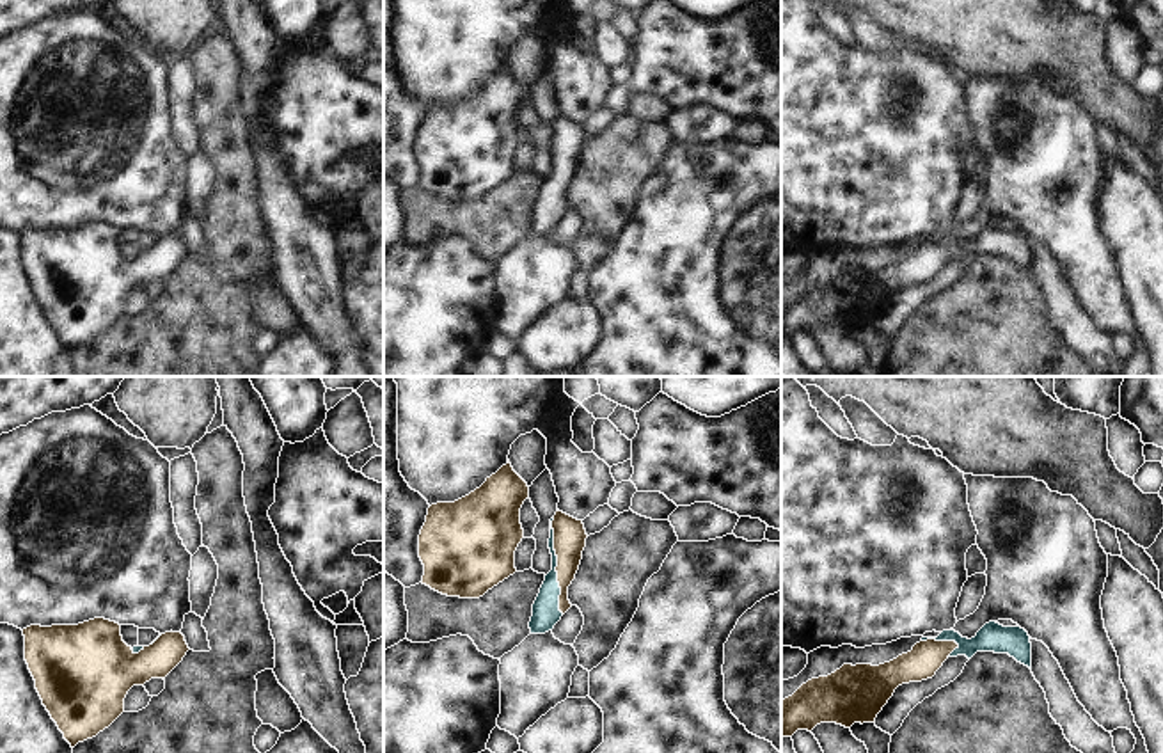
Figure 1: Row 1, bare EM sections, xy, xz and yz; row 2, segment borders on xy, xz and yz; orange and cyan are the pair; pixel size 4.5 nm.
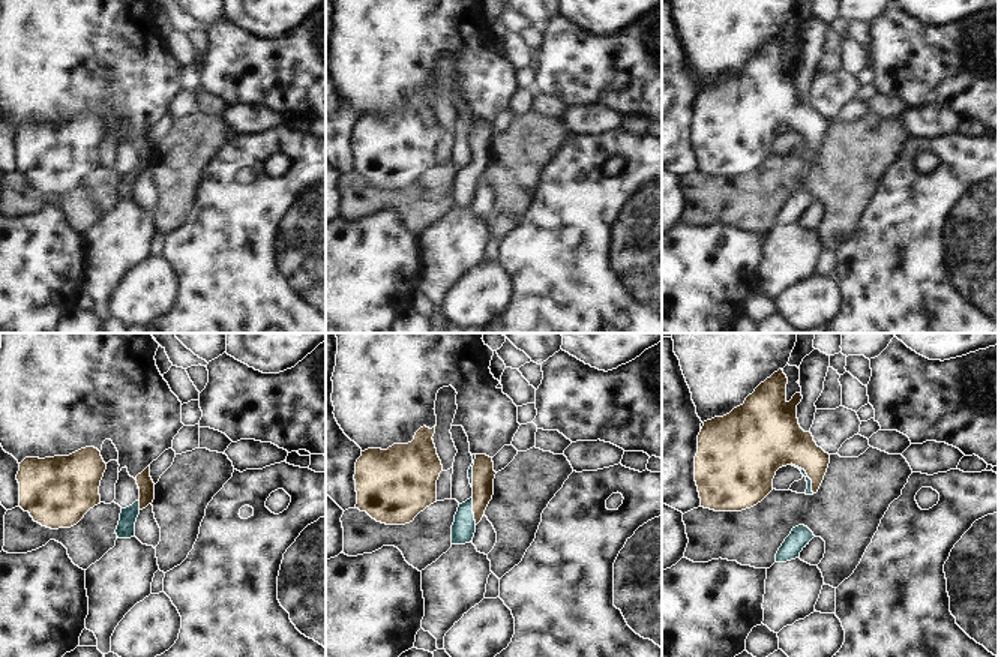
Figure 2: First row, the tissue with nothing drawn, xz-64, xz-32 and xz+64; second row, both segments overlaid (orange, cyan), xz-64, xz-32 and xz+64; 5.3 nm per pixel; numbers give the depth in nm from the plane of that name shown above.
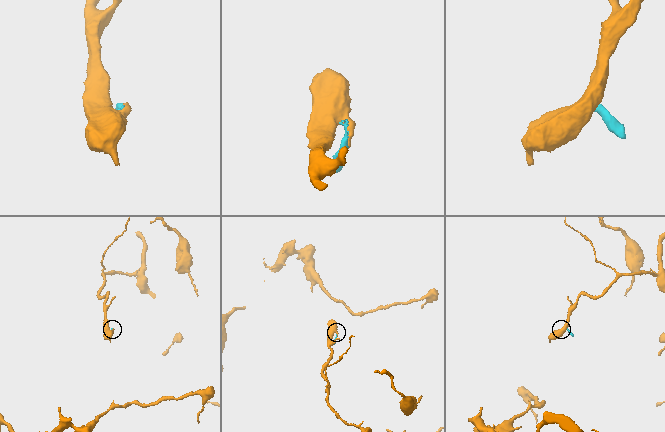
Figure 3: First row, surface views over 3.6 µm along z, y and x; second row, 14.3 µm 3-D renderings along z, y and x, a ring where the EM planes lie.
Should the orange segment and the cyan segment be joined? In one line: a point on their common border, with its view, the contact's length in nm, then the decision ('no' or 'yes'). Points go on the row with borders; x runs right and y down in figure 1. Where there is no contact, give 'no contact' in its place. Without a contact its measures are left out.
meets orange in xz at (558, 565); contact 440 nm long; yes

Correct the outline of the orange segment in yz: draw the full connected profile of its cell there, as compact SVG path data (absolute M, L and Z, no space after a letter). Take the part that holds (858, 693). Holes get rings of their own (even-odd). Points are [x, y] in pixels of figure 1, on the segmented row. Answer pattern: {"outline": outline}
{"outline": "M989 622L971 639L952 629L943 630L938 638L922 638L911 652L890 662L843 664L827 677L808 680L781 700L781 737L811 732L820 723L845 728L875 723L898 686L932 678L948 657L971 659L977 652L1009 654L1032 670L1032 643L1021 627Z"}

